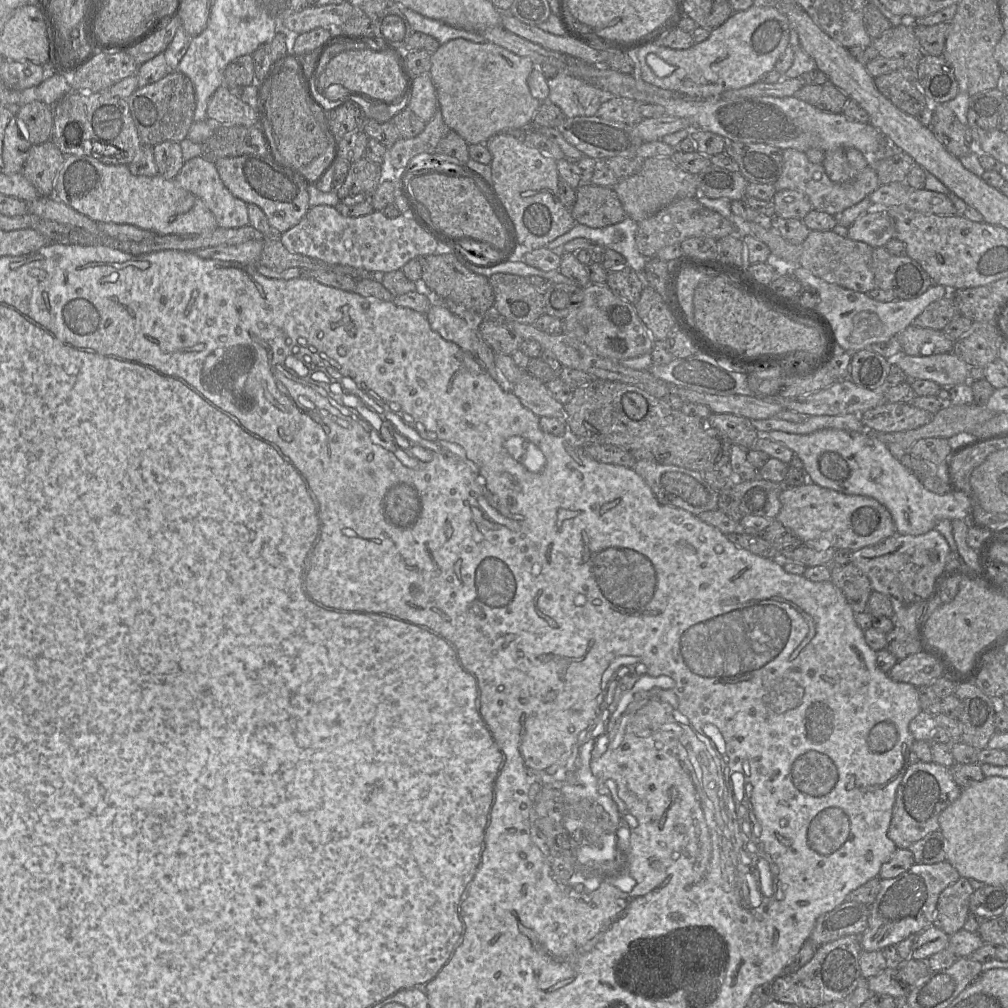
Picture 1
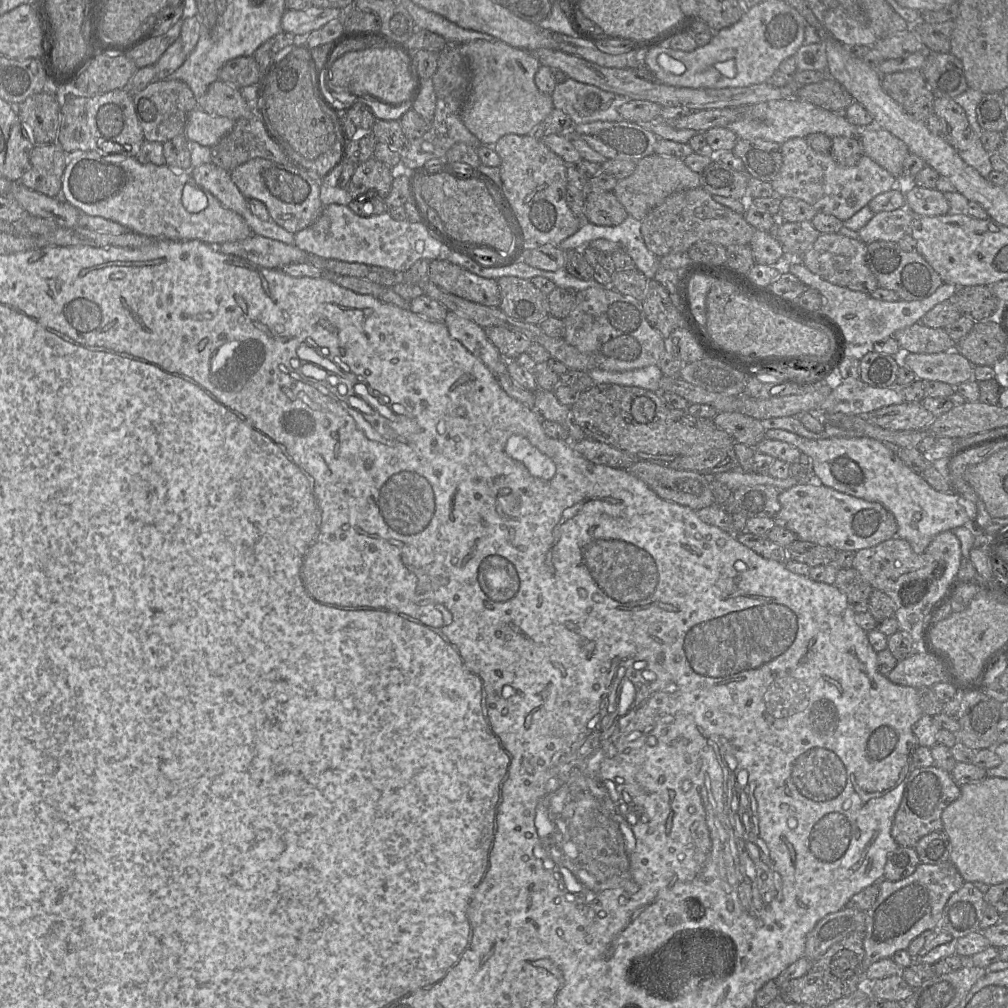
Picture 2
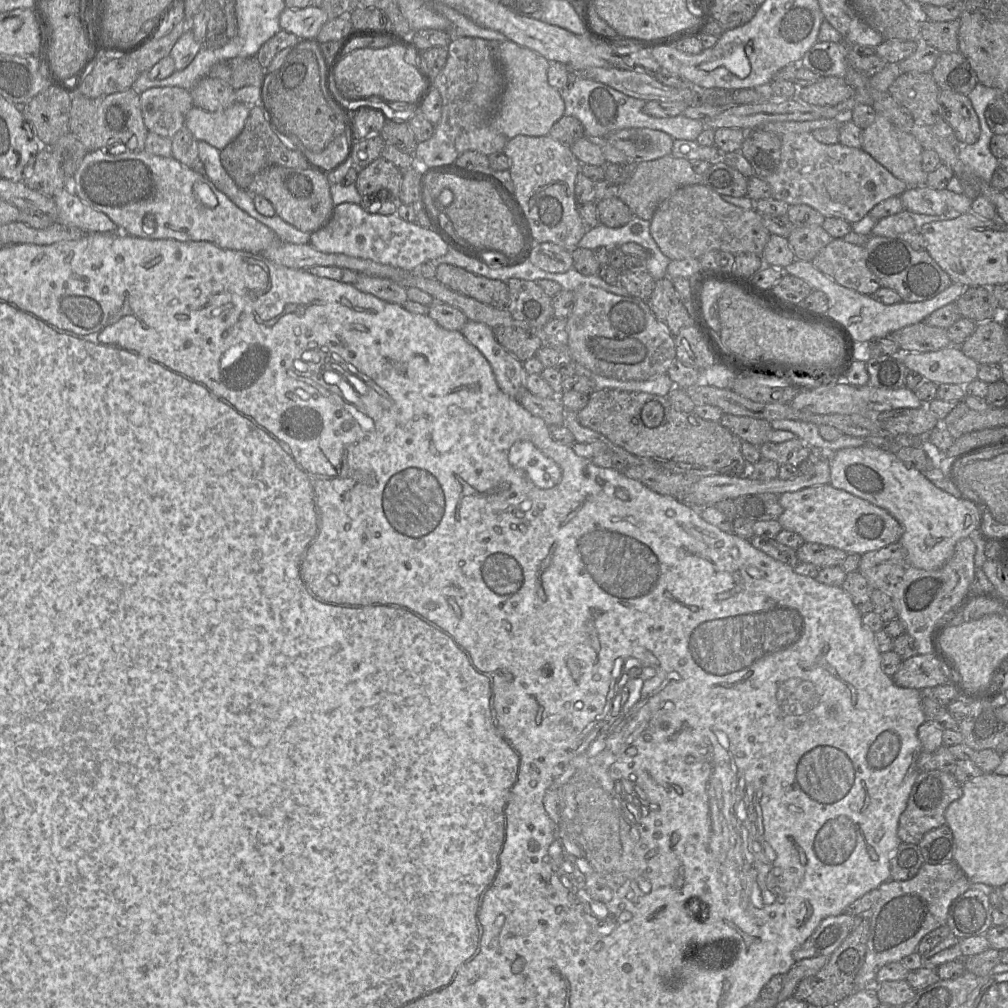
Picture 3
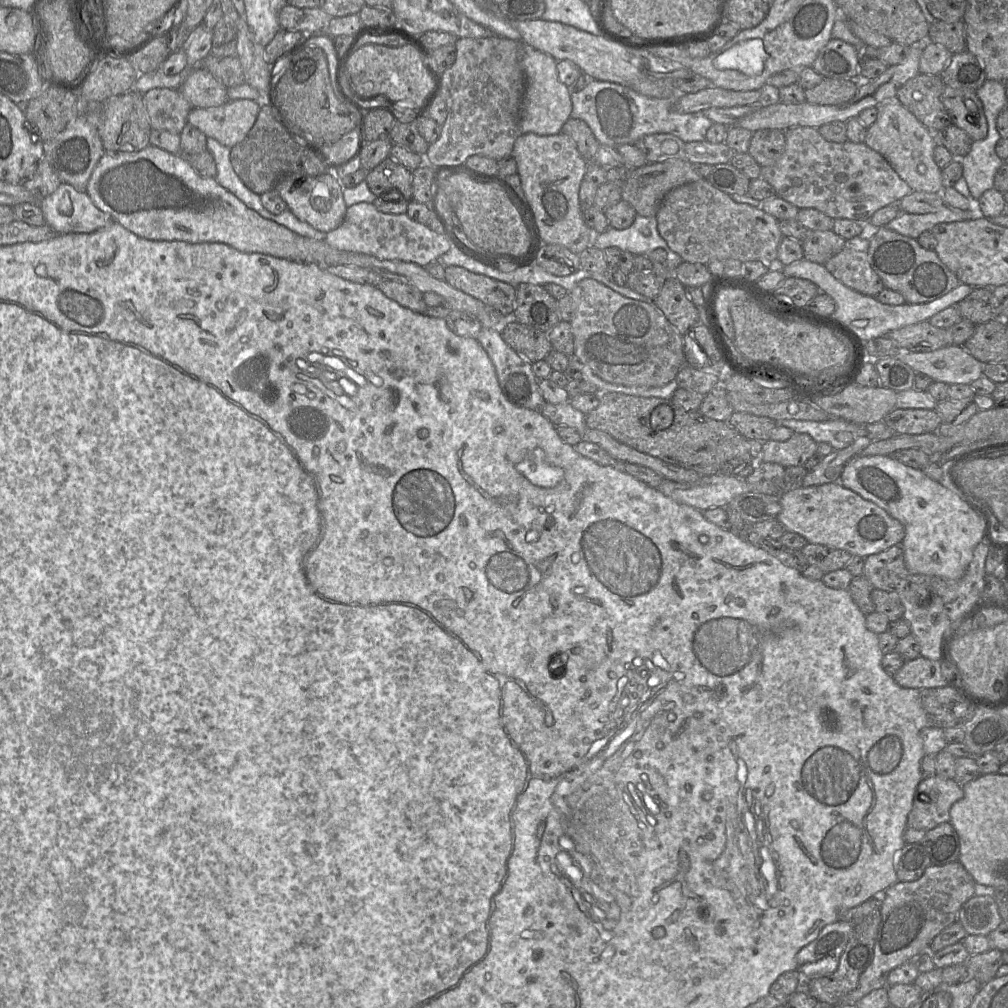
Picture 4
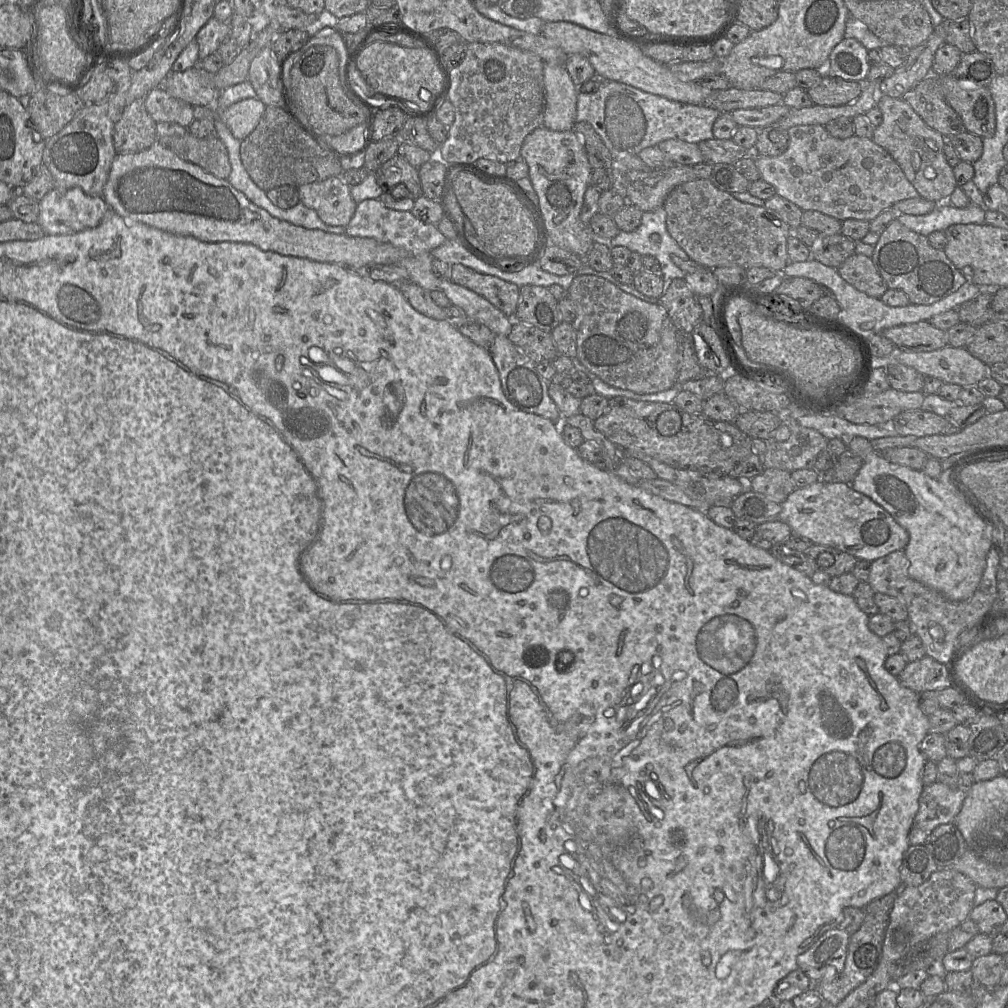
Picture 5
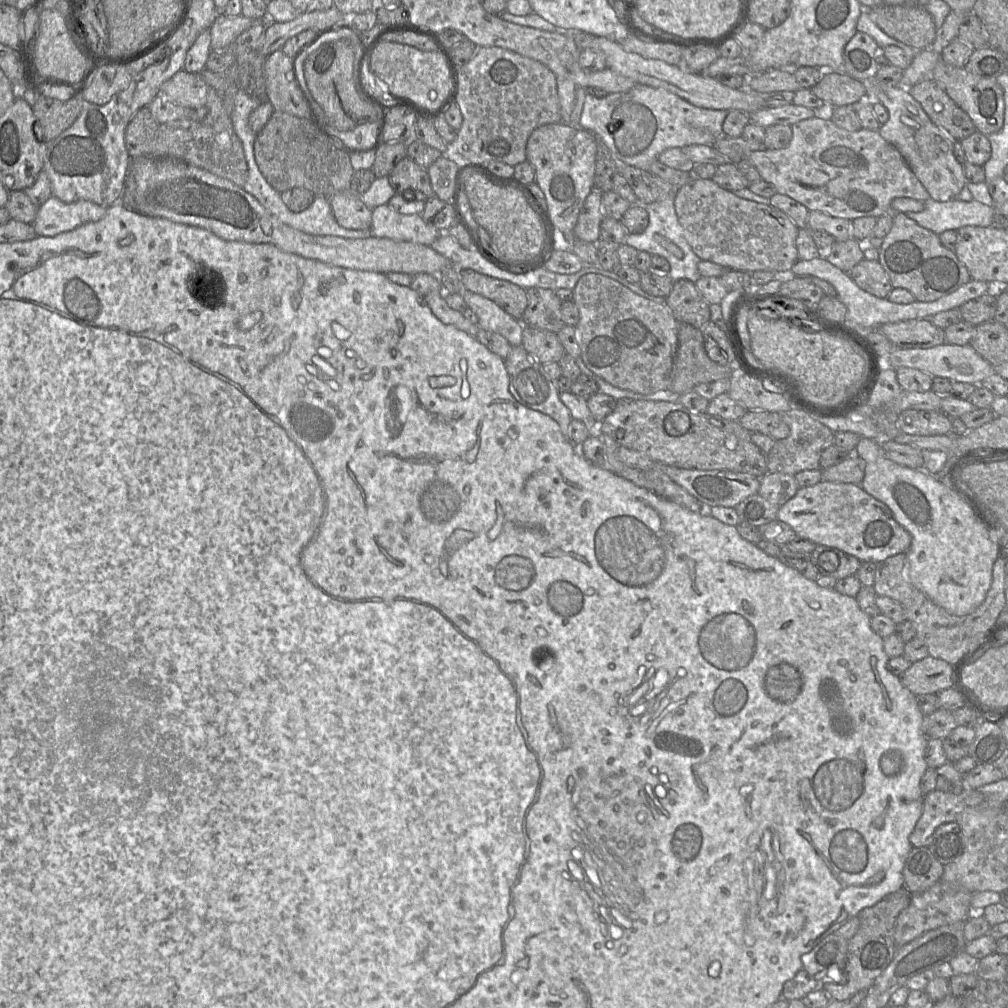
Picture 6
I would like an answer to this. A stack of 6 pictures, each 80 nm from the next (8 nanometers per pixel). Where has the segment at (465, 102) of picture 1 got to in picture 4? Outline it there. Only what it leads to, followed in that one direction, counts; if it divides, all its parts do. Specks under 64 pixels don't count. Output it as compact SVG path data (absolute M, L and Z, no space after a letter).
M521 43L521 67L526 80L519 113L521 134L559 134L565 122L571 118L572 93L570 87L559 81L556 65L557 61L551 55Z

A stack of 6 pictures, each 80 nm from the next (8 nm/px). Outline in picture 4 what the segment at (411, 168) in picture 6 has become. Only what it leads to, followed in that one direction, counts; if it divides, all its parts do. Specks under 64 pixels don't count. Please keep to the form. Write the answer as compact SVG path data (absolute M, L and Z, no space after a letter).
M391 158L368 171L365 182L376 196L398 203L412 201L412 172Z

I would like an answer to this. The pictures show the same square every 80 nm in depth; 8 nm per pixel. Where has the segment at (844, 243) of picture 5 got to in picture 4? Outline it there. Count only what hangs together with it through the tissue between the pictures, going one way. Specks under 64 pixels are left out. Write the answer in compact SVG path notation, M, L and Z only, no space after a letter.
M809 231L801 241L803 259L824 265L831 257L839 253L845 246L846 240L829 231Z

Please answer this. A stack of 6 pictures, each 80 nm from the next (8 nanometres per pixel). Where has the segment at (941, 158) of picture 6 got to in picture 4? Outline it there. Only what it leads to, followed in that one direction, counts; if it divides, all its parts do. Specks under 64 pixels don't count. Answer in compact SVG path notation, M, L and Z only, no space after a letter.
M896 97L884 99L874 107L878 109L878 116L876 121L867 128L863 143L882 155L913 191L942 194L944 186L941 169L933 158L934 148L937 146L933 133Z

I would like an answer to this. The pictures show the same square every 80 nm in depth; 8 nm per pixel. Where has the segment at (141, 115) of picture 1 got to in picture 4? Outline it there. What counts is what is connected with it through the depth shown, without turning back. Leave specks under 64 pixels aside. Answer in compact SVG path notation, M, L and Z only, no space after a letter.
M165 87L144 93L144 103L152 129L174 134L181 133L193 108L179 90Z

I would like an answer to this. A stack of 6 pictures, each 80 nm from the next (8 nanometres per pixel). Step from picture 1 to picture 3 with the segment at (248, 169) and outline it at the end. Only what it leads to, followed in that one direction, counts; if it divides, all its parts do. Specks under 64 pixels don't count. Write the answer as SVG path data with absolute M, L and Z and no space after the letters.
M269 166L257 174L246 190L251 195L260 195L274 207L277 216L300 231L313 233L331 218L334 203L330 193L331 183L327 173L314 167L288 168Z

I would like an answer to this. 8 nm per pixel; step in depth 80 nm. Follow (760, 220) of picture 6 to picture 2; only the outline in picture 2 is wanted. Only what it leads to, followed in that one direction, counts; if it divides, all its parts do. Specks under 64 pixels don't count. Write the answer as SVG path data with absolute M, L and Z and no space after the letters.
M698 187L683 191L676 191L655 206L641 222L641 235L647 249L658 258L670 253L687 252L696 242L706 241L724 247L731 245L749 245L756 229L750 225L743 214L716 202L704 188Z

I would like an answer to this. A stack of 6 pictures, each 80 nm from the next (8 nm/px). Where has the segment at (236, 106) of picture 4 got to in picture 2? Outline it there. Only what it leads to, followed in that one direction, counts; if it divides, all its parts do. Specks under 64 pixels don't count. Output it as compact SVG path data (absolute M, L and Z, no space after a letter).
M197 106L189 113L183 133L188 140L213 147L233 129L235 122L227 117L209 115Z

